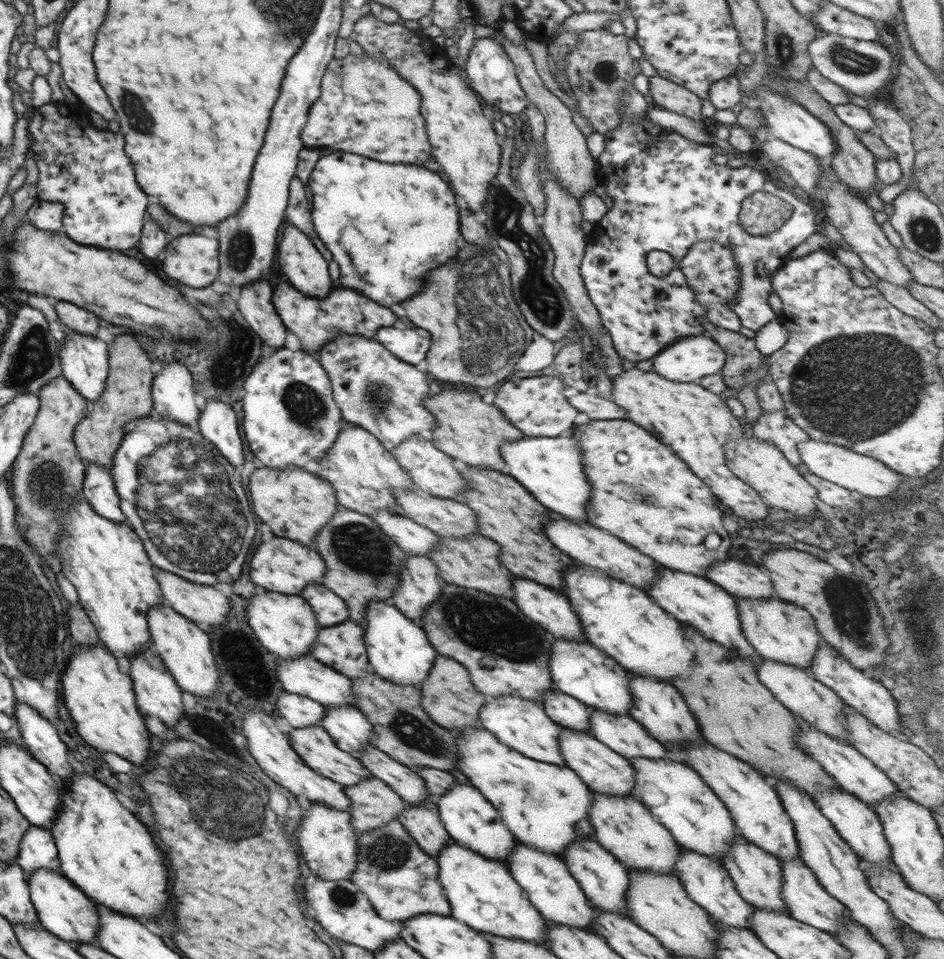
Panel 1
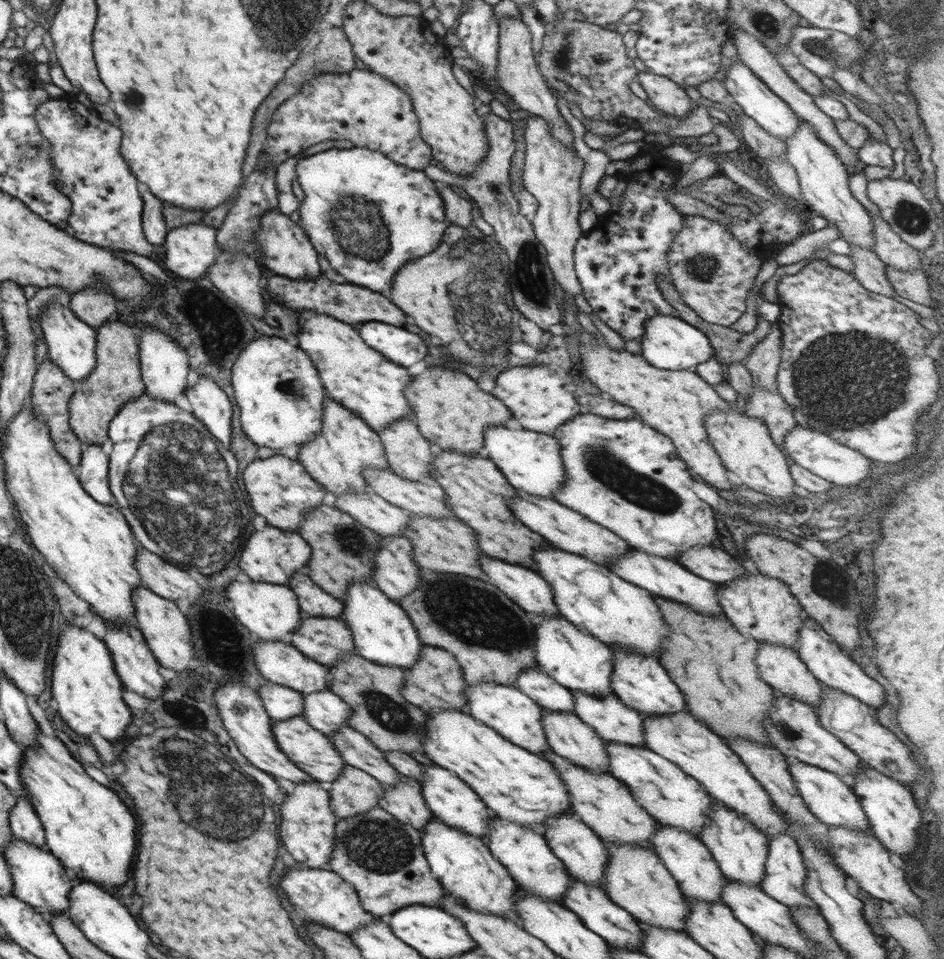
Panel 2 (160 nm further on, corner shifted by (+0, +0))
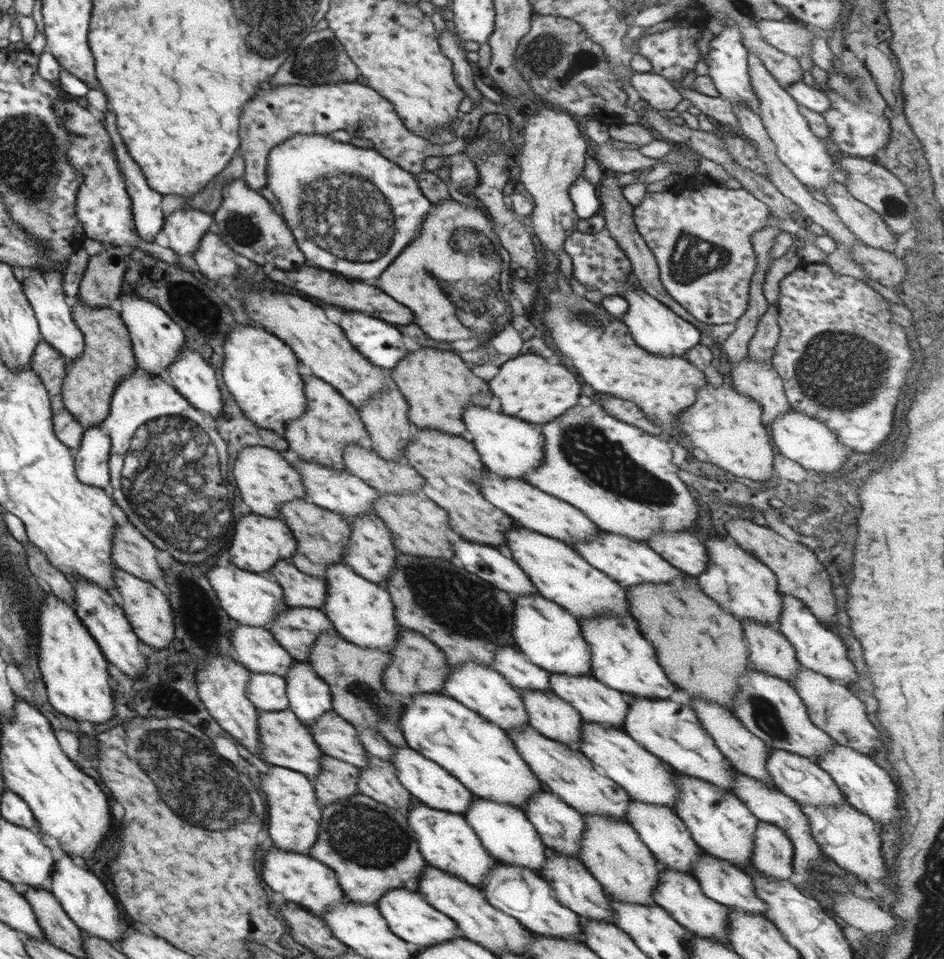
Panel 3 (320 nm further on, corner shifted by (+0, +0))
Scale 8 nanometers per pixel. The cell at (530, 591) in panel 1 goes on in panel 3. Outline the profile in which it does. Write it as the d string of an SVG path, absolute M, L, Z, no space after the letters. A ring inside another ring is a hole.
M463 538L451 541L455 562L511 596L537 592L519 564L500 548L476 544Z

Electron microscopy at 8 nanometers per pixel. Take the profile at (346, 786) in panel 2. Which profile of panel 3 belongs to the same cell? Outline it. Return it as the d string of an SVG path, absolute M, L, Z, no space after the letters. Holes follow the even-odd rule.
M323 754L320 772L310 779L321 805L334 804L360 794L357 785L359 768L327 754Z

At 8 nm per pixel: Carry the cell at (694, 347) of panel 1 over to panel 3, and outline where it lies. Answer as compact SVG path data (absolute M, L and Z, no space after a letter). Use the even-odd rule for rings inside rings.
M642 287L628 289L623 294L623 298L628 302L628 309L620 319L627 324L636 344L648 352L663 357L684 356L691 346L701 342L700 330L684 319L681 314L677 315L663 302L650 296Z

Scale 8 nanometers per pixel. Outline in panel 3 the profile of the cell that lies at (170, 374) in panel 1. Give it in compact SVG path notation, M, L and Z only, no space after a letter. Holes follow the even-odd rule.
M132 291L121 292L119 299L120 308L122 308L119 314L128 329L138 368L150 374L160 375L176 360L179 350L186 342L184 333L178 328L178 324L166 314L166 311L156 303Z

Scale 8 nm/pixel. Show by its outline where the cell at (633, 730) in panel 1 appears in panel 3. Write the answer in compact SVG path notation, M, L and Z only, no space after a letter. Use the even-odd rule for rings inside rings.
M550 673L549 687L556 696L572 705L581 714L584 721L623 730L623 720L629 709L626 694L605 686L593 676L566 676Z

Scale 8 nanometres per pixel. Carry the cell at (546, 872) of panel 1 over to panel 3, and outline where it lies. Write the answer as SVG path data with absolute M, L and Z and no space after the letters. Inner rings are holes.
M475 795L463 816L479 836L484 848L498 861L529 868L536 873L543 867L549 849L524 810Z

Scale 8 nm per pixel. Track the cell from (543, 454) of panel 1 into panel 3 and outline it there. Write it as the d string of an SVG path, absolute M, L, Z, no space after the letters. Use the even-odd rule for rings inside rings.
M468 406L464 410L464 425L470 442L478 451L486 469L502 478L524 481L528 472L540 468L540 464L544 462L544 436L534 424L514 416L506 416L501 412L494 412L491 408Z

